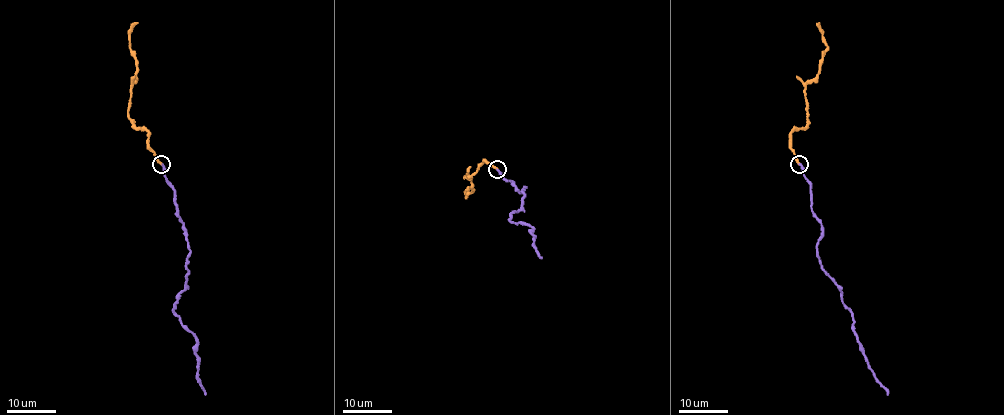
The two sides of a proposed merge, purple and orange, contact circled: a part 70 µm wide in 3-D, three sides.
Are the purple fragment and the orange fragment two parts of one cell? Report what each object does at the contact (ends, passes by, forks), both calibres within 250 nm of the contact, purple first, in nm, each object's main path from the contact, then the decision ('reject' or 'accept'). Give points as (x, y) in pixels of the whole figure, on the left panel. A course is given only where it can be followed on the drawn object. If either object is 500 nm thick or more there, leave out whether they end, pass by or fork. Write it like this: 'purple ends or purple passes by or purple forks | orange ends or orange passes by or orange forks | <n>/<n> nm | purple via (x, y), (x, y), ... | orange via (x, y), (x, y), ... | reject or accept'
purple ends | orange ends | 240/200 nm | purple via (161, 164), (174, 191), (190, 256), (186, 286), (179, 294), (174, 312), (196, 341), (197, 381), (206, 394) | orange via (161, 164), (148, 147), (148, 133), (135, 126), (128, 115), (130, 85), (136, 72), (129, 30), (137, 23) | accept

